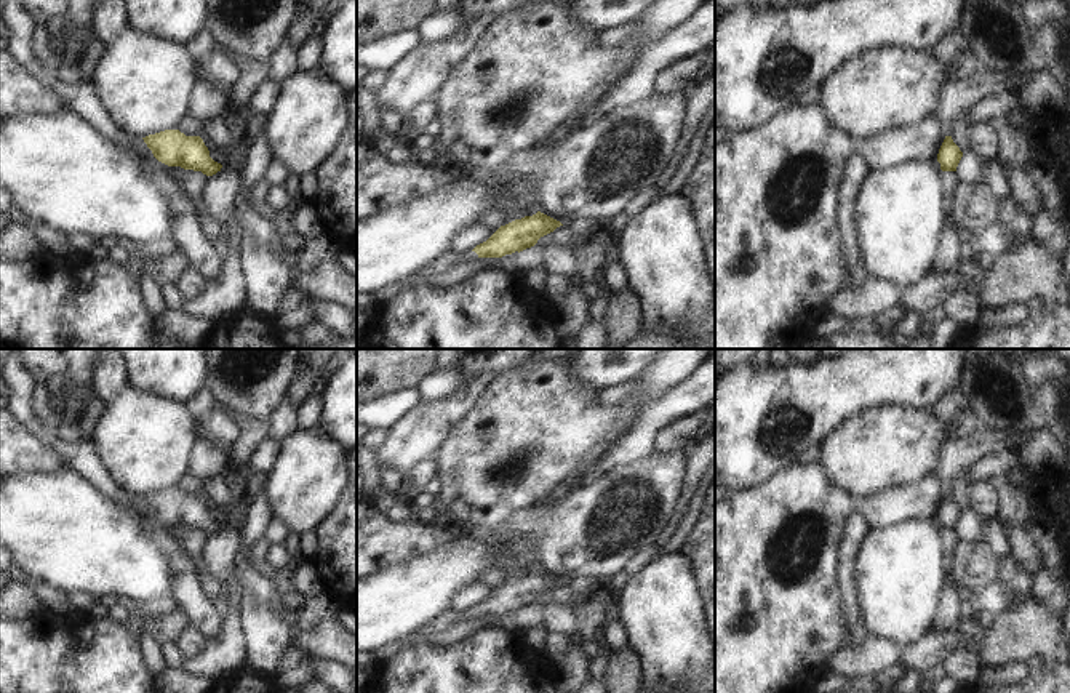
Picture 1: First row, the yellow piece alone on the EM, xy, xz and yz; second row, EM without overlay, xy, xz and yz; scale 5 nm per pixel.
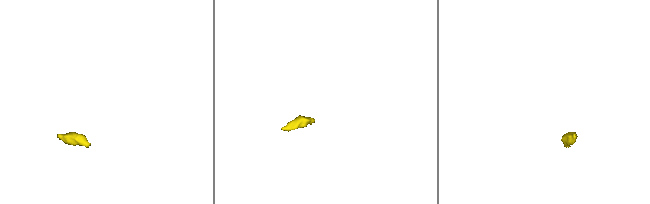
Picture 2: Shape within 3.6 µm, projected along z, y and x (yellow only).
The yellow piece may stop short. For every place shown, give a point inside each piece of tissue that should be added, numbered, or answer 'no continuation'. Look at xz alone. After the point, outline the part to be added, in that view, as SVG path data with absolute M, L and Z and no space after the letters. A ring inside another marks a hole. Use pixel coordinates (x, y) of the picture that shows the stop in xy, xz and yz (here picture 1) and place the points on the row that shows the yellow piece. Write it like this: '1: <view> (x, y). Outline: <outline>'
1: xz (467, 256). Outline: M472 250L462 253L462 254L457 254L457 264L469 264L472 261L478 259L478 254Z

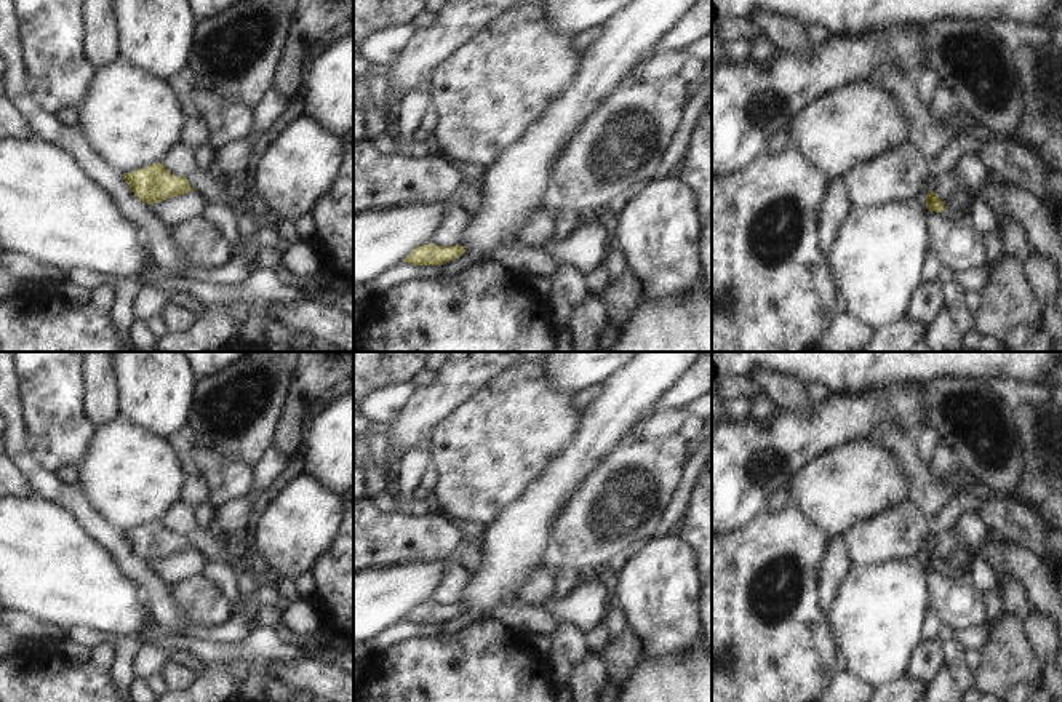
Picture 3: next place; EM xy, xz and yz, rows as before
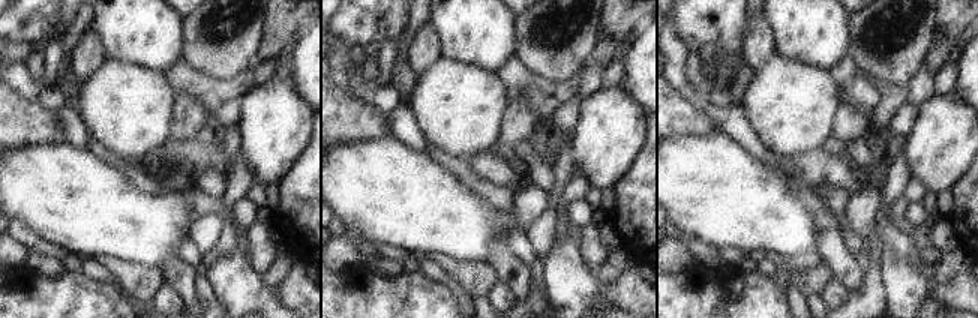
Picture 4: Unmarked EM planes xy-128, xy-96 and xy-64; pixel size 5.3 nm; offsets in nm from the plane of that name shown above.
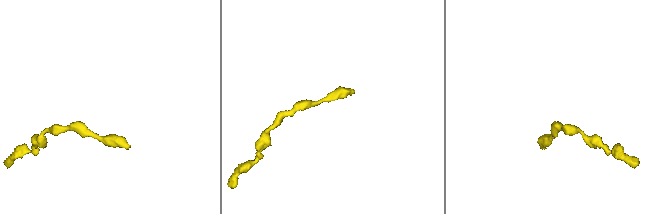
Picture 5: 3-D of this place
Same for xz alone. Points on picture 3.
no continuation

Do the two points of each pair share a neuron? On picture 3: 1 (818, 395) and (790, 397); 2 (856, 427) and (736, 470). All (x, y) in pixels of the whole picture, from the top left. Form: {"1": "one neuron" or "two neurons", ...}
{"1": "two neurons", "2": "one neuron"}

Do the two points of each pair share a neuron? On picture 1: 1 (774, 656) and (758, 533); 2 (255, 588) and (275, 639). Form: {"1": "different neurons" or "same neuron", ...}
{"1": "same neuron", "2": "same neuron"}

